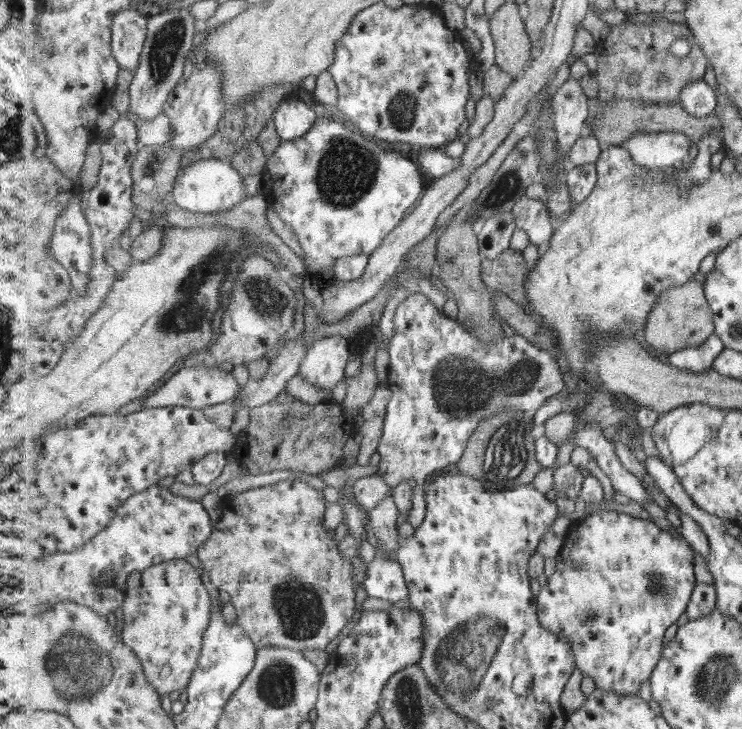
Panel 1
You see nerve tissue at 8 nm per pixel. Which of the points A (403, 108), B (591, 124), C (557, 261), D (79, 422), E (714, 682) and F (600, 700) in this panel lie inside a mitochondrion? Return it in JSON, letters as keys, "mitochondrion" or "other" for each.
{"A":"mitochondrion","B":"other","C":"other","D":"other","E":"mitochondrion","F":"other"}

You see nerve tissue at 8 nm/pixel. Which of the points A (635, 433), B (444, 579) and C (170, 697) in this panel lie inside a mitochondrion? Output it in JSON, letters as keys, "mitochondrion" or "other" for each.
{"A":"other","B":"other","C":"other"}

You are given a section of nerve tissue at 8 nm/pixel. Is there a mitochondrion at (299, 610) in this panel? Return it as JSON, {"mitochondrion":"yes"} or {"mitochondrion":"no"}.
{"mitochondrion":"yes"}

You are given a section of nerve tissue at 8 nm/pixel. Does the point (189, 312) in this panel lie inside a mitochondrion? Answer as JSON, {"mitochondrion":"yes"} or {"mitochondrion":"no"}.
{"mitochondrion":"yes"}

